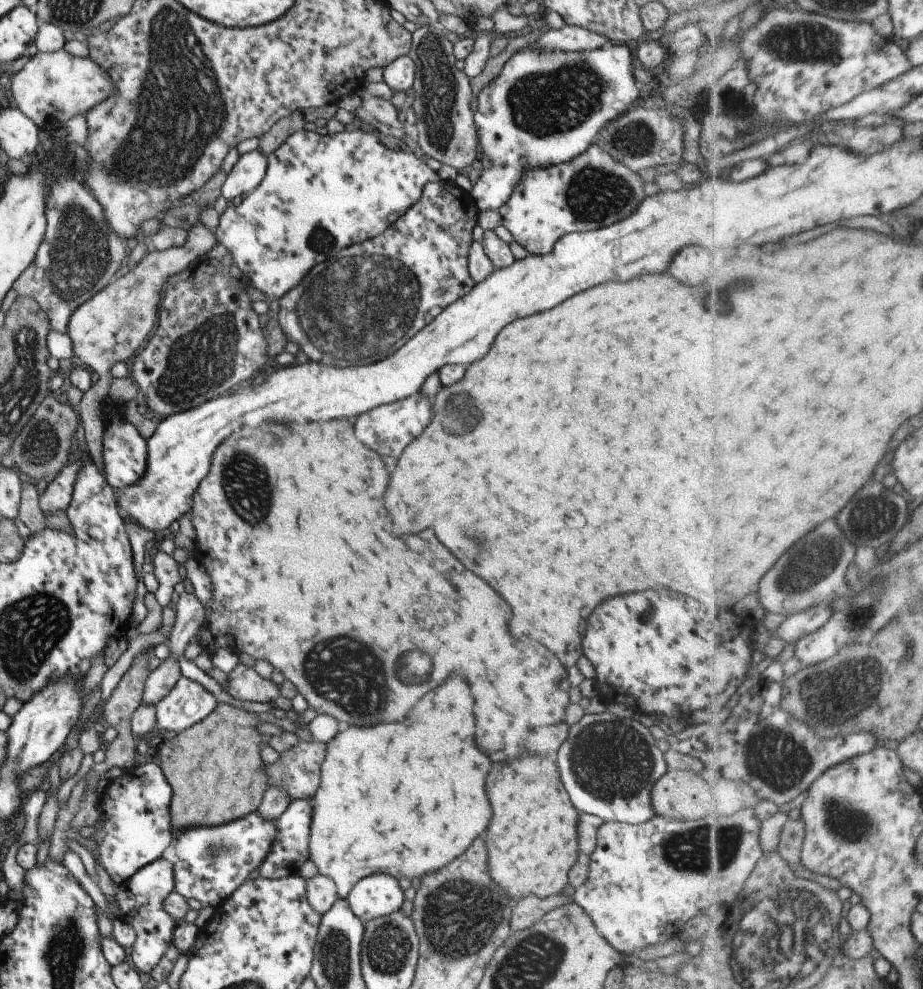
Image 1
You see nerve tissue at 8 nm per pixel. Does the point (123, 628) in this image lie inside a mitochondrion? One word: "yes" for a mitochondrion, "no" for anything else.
no

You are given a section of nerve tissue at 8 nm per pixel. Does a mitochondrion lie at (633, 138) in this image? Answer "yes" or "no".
yes

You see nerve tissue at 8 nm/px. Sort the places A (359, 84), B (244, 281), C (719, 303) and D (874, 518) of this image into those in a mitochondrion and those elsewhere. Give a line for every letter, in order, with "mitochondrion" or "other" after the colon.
A: other
B: other
C: mitochondrion
D: mitochondrion

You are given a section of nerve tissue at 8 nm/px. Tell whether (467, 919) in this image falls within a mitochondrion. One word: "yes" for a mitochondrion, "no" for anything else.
yes

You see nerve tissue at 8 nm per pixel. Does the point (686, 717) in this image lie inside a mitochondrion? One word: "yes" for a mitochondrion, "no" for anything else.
no

